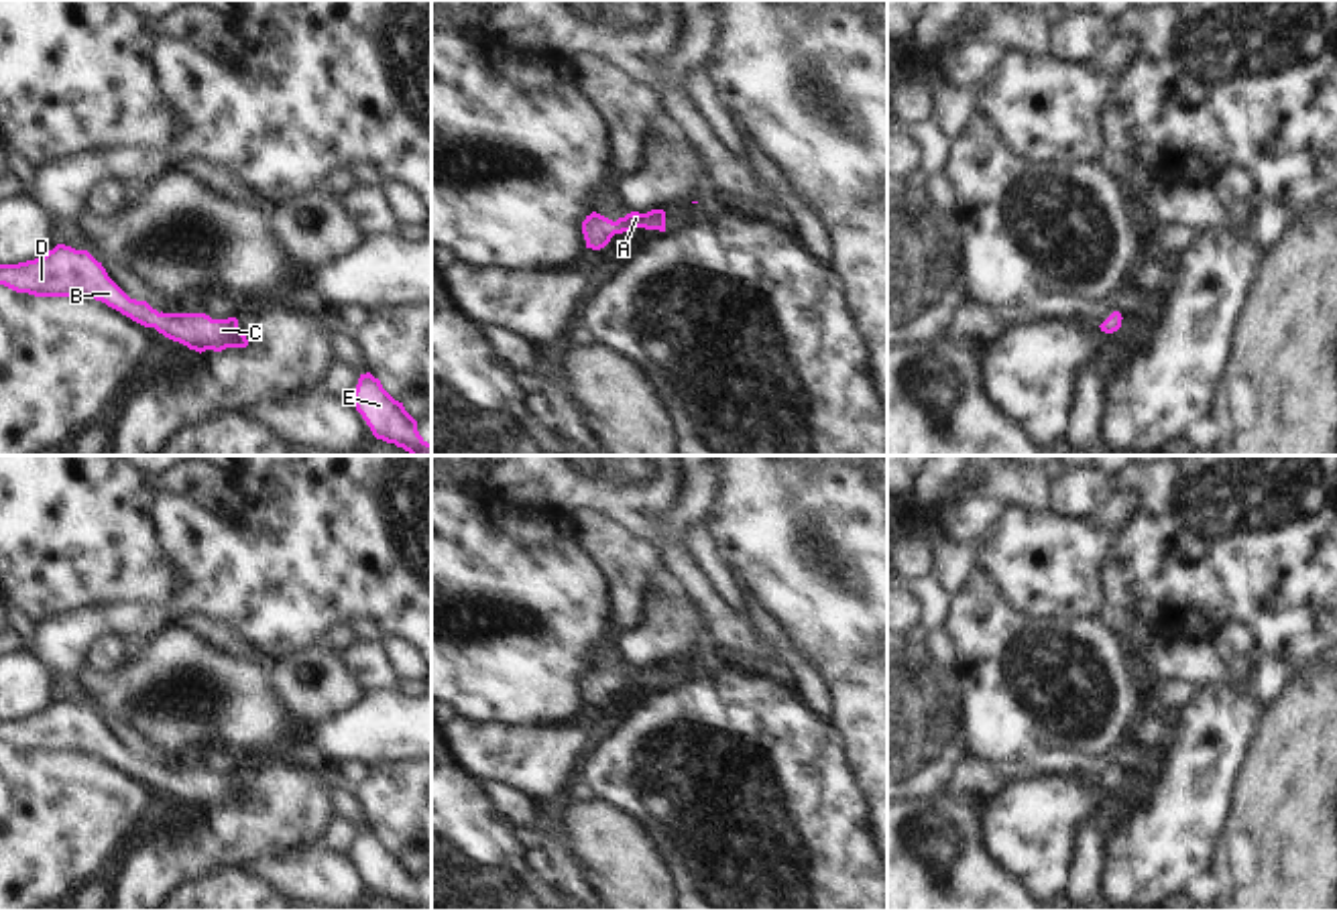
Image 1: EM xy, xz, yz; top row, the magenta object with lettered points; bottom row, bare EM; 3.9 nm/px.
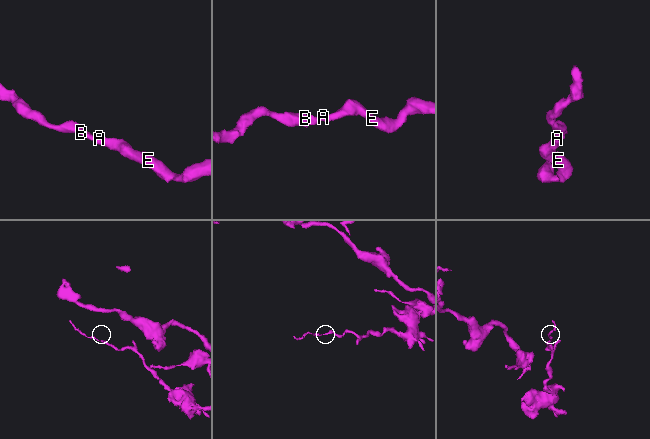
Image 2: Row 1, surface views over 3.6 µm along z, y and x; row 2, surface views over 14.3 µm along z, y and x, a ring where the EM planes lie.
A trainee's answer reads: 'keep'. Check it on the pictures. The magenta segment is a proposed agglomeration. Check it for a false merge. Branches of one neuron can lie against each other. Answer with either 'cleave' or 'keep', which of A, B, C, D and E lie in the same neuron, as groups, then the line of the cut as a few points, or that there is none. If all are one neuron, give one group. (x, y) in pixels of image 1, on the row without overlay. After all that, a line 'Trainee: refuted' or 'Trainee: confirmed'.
keep | A B C D E | no cut
Trainee: confirmed

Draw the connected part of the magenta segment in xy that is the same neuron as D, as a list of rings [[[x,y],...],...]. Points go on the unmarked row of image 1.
[[[57,700],[35,716],[0,720],[0,740],[35,752],[92,752],[199,809],[248,801],[236,773],[212,775],[206,769],[159,769],[147,756],[130,754],[88,706],[65,700]]]

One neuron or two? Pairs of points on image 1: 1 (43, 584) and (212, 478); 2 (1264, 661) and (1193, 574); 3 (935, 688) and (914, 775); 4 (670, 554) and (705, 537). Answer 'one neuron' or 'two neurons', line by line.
1: one neuron
2: two neurons
3: one neuron
4: two neurons

